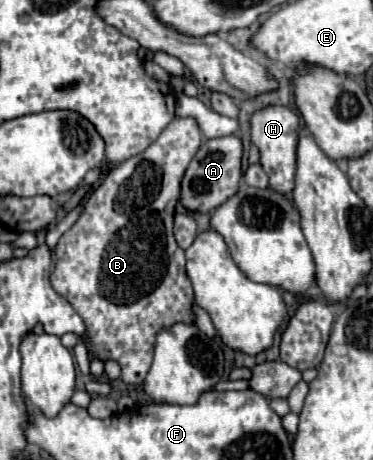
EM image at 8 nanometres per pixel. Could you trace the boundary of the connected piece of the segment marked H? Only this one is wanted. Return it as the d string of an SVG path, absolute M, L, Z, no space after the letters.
M269 106L253 114L251 118L251 142L261 152L261 166L269 176L269 186L279 194L291 196L295 186L297 168L297 140L299 140L299 116L285 106Z

